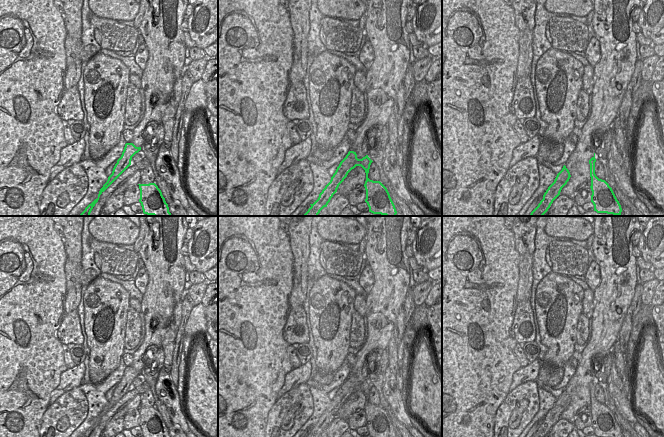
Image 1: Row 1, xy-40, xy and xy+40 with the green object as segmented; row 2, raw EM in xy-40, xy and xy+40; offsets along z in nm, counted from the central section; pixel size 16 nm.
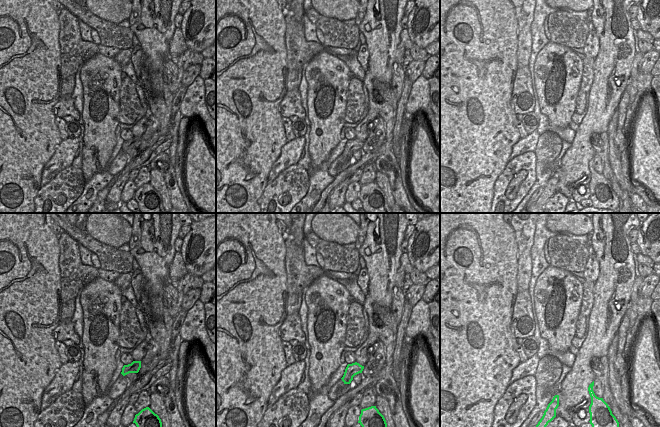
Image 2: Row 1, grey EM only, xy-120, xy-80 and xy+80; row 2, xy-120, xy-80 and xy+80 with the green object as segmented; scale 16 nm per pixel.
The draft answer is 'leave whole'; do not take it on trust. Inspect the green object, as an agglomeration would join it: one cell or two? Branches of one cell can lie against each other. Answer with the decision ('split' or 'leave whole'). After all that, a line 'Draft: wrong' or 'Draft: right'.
split
Draft: wrong

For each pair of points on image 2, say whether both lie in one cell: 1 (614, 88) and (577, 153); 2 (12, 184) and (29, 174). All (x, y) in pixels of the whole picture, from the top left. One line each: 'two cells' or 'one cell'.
1: one cell
2: one cell

